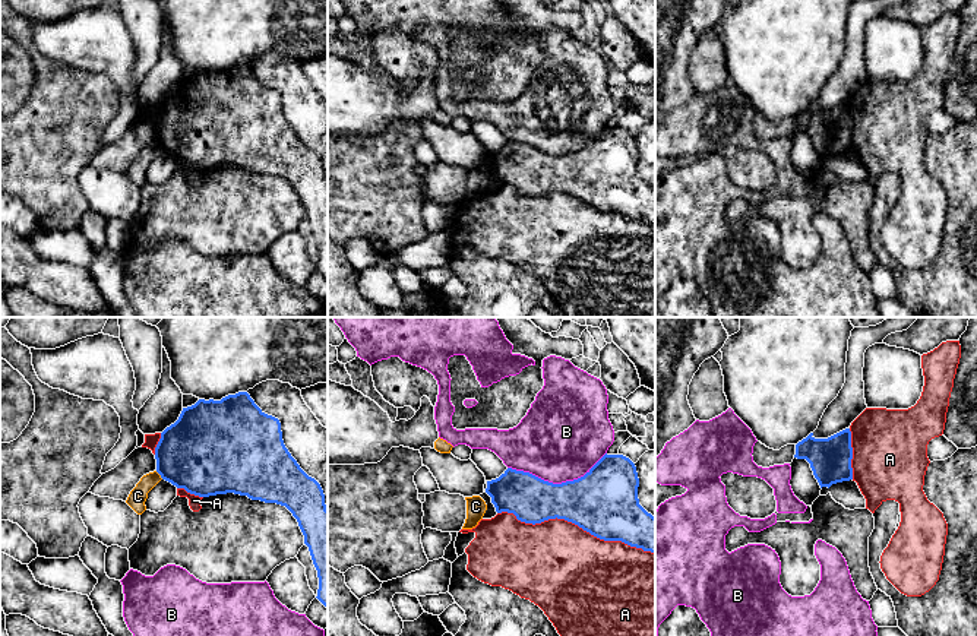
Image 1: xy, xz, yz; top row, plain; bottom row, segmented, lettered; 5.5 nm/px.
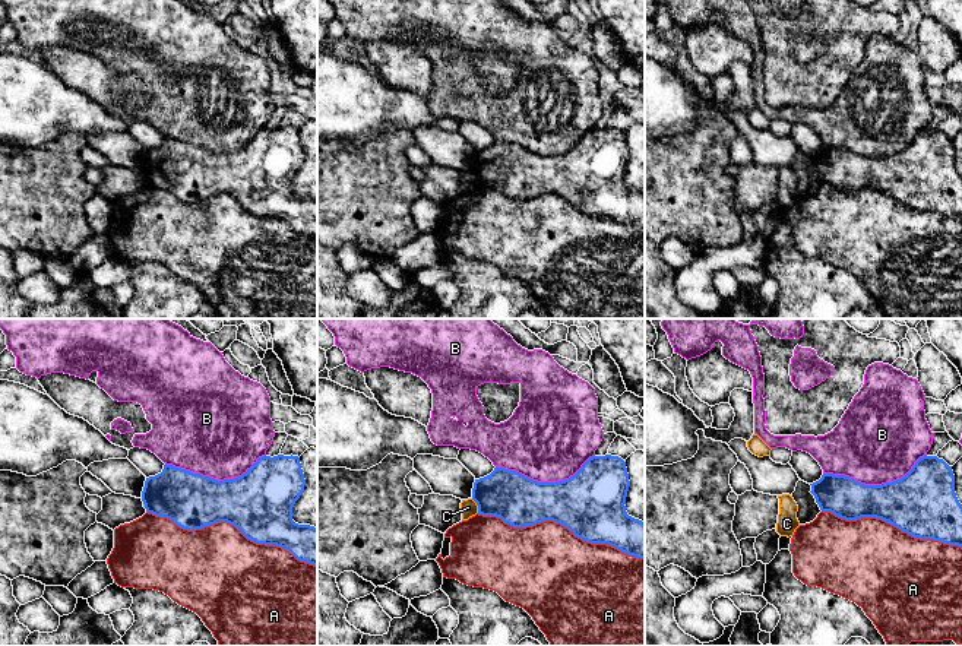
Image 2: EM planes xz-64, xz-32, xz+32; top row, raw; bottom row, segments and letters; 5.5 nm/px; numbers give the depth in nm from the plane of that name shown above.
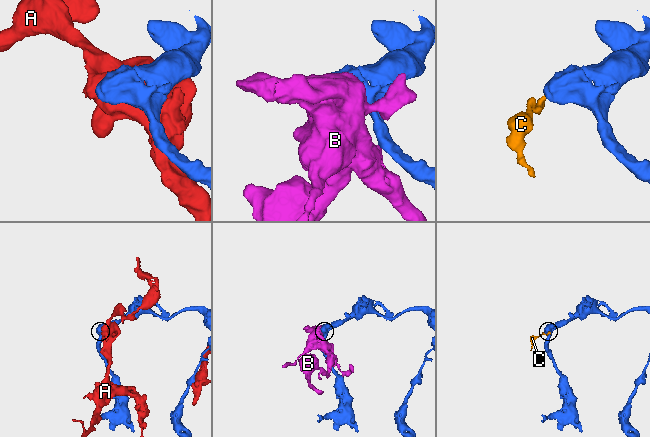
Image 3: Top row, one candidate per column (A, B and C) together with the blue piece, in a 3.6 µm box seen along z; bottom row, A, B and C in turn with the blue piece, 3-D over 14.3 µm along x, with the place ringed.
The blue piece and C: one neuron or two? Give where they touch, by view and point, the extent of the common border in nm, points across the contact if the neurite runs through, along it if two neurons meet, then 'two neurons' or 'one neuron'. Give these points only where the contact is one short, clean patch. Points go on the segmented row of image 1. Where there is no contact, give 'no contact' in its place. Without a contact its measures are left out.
contact xy (160, 474); length 60 nm; border xy (155, 471), (163, 478); two neurons

